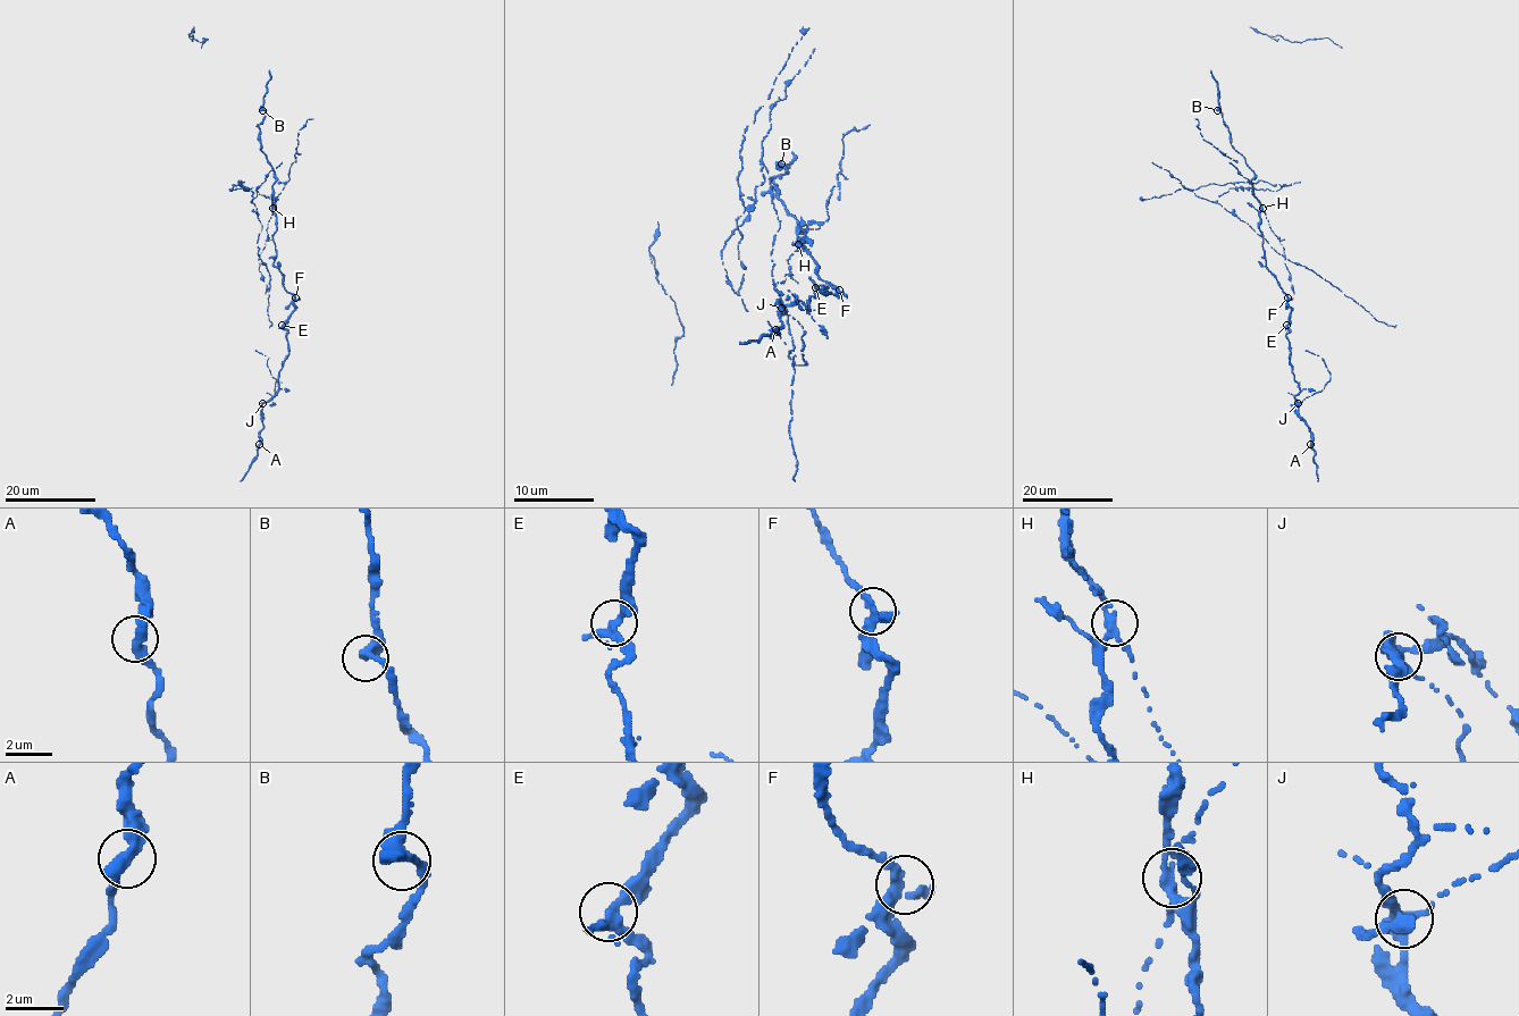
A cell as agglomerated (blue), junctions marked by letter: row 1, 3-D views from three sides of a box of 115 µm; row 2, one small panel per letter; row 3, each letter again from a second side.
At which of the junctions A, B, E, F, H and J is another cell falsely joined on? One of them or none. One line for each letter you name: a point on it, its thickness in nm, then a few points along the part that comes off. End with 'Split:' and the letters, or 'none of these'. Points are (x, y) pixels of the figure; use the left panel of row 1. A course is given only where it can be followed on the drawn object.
H: (273, 208) | 280 nm | (273, 208), (258, 255), (261, 231), (251, 202), (257, 189), (244, 190), (240, 181), (242, 186), (232, 191)
Split: H

